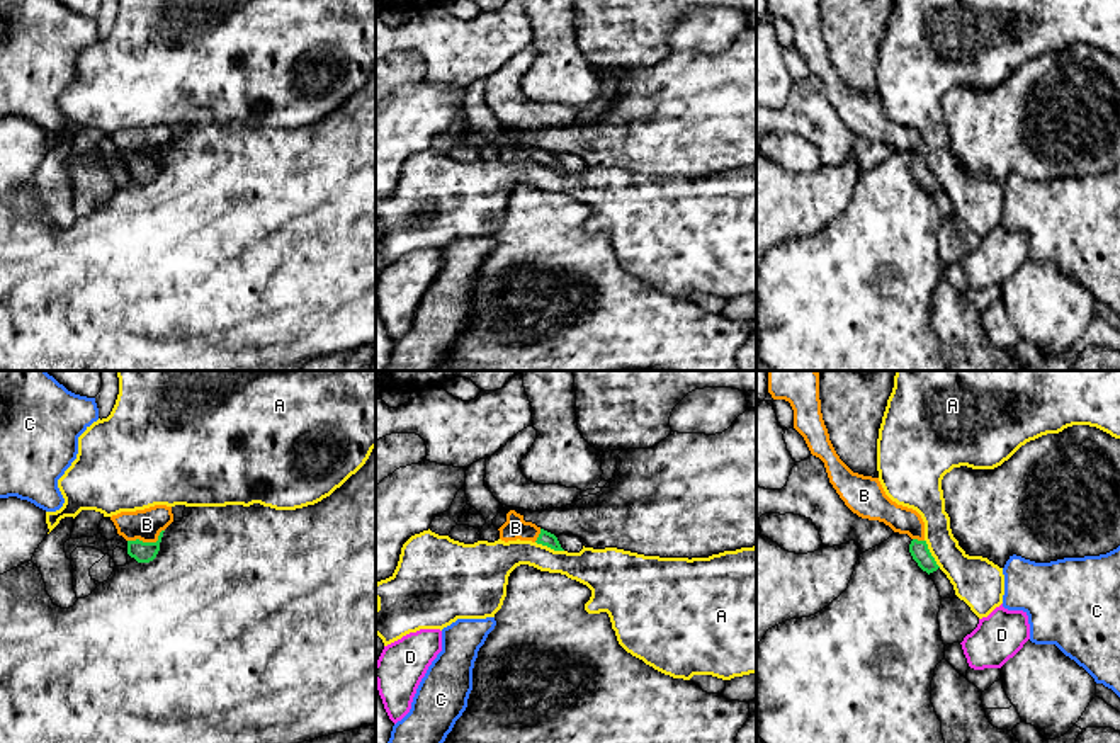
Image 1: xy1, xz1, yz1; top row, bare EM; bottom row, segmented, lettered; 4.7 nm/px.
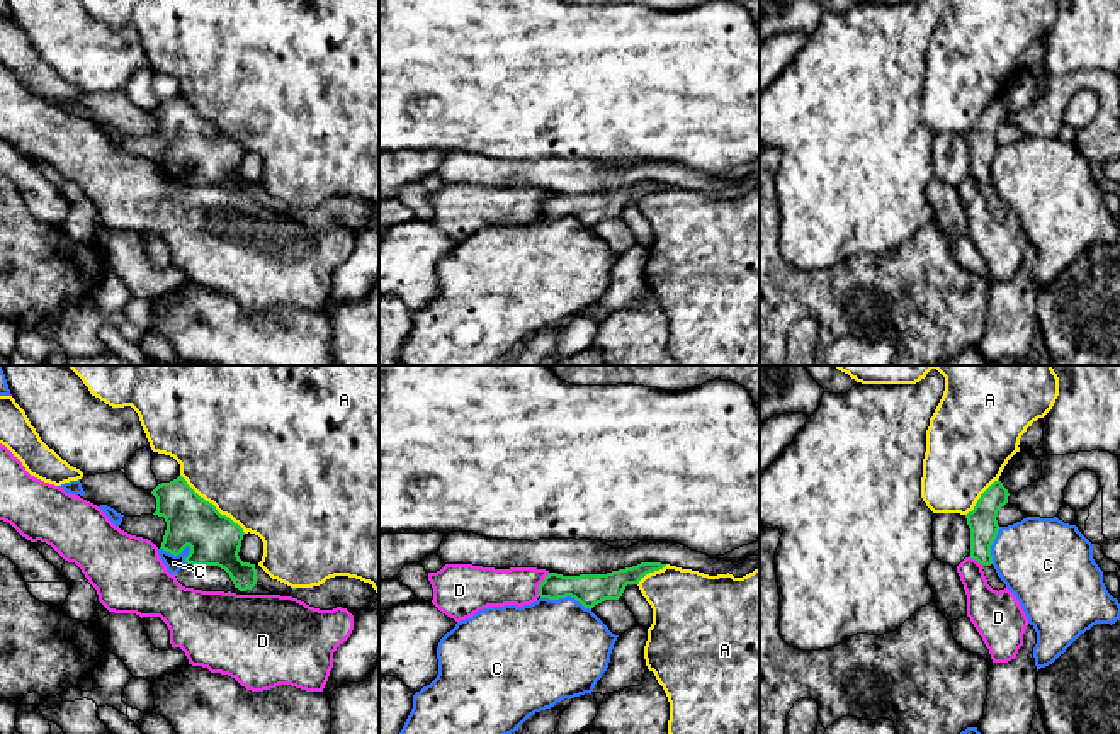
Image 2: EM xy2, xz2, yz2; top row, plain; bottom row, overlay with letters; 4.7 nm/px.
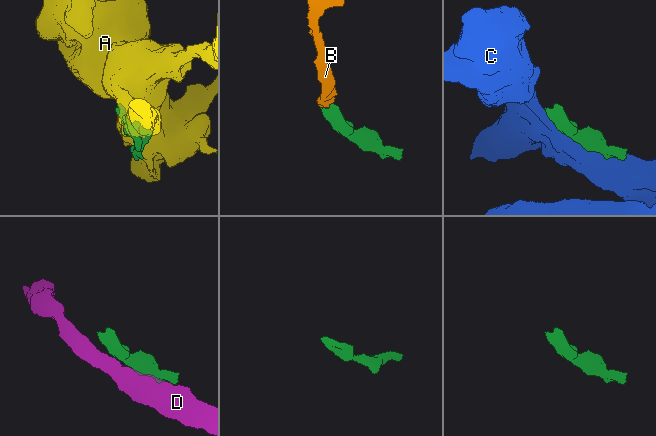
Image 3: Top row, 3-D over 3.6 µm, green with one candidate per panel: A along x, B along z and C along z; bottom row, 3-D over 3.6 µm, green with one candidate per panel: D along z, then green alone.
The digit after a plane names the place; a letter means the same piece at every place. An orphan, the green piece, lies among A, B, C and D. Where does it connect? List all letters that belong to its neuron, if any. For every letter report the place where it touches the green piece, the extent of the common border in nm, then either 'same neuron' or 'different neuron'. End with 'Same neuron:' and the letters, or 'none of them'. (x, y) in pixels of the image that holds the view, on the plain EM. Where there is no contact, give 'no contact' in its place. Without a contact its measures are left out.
A: meets green in xy2 at (213, 124); contact 420 nm long; different neuron
B: meets green in xy1 at (147, 162); contact 190 nm long; same neuron
C: meets green in xz2 at (566, 214); contact 240 nm long; different neuron
D: meets green in xz2 at (539, 204); contact 130 nm long; different neuron
Same neuron: B

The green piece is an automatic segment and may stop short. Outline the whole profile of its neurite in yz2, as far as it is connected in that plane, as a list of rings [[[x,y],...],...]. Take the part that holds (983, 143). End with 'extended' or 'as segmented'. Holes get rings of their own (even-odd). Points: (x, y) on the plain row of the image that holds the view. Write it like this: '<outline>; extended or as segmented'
[[[998,99],[977,119],[972,131],[965,134],[970,148],[970,177],[981,185],[991,185],[991,165],[998,155],[998,131],[1008,122],[1008,109]]]; as segmented

